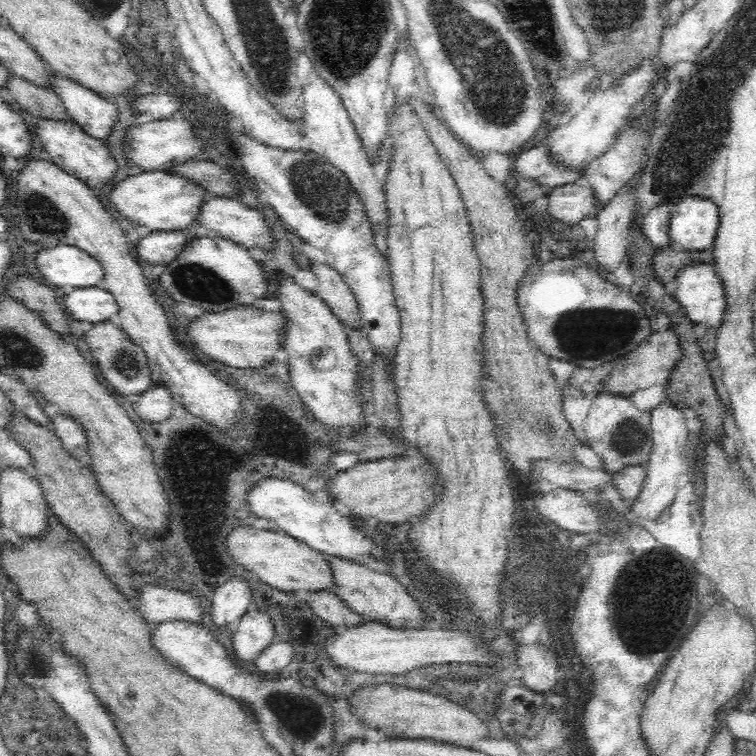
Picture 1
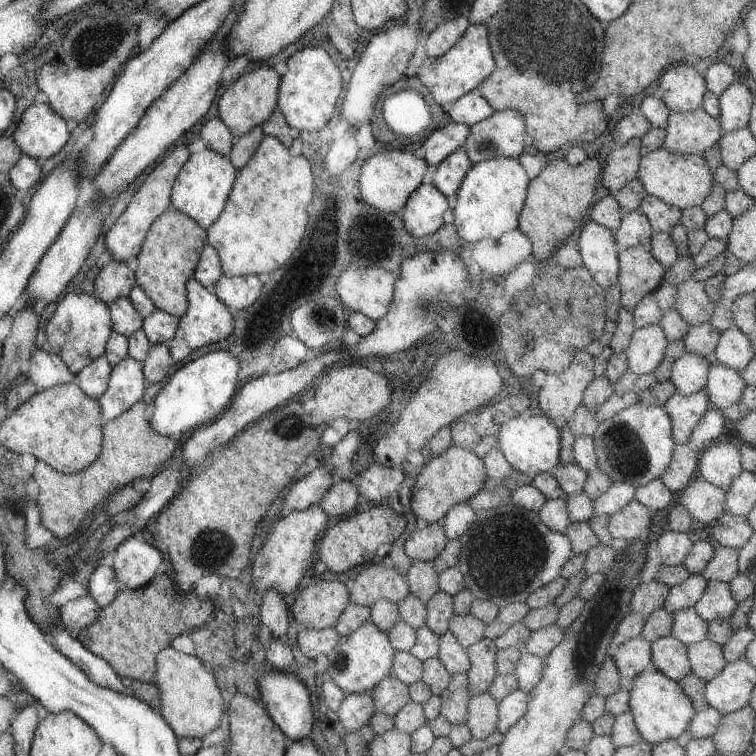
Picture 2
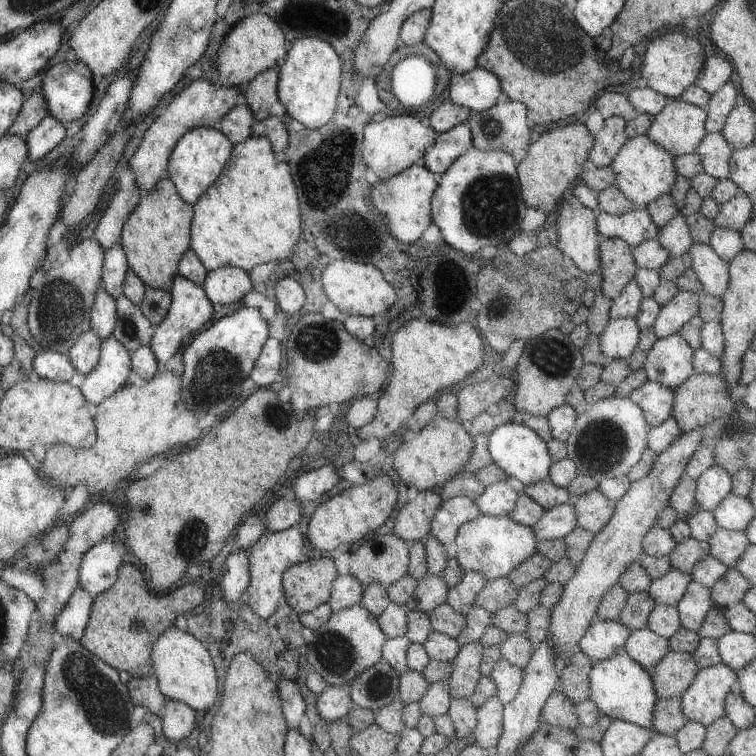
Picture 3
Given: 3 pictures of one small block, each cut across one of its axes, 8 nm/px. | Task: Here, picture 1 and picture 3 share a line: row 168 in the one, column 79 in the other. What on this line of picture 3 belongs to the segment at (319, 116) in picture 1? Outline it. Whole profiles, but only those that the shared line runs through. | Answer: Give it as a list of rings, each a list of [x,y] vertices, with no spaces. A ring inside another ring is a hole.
[[[91,330],[82,332],[77,337],[66,354],[75,373],[86,375],[92,368],[95,368],[99,360],[101,341]]]

